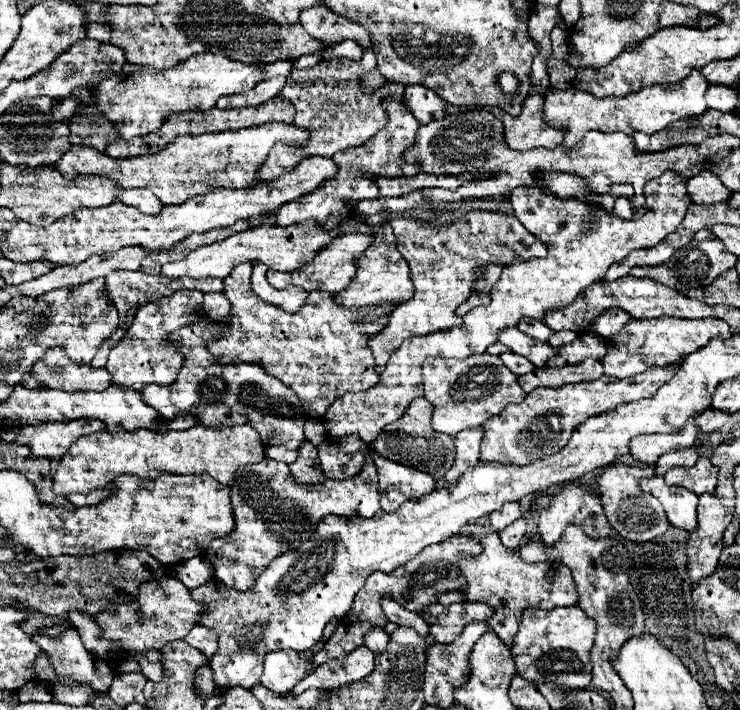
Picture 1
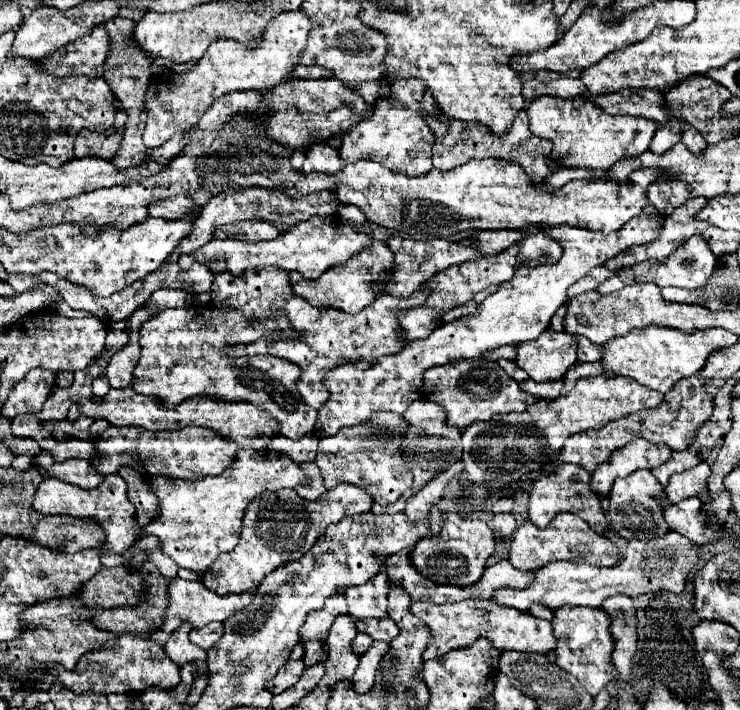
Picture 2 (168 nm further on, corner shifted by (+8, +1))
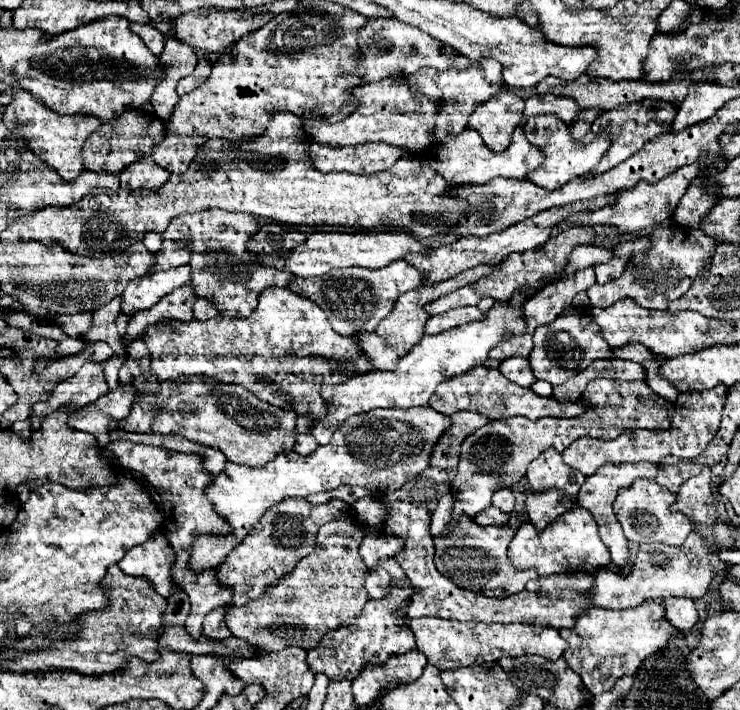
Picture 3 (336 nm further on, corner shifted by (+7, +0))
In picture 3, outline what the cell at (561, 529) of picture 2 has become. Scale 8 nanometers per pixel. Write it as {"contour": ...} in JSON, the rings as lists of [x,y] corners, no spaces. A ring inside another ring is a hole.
{"contour":[[[575,506],[569,512],[563,512],[547,528],[537,528],[533,522],[525,520],[515,532],[507,554],[515,568],[535,568],[539,576],[549,576],[555,572],[593,570],[611,562],[609,550],[605,548],[605,544],[597,534],[597,524],[591,512],[581,506]]]}

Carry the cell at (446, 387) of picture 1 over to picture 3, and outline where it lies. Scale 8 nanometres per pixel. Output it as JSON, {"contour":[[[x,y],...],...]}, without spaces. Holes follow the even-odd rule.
{"contour":[[[477,366],[461,376],[453,376],[453,378],[443,380],[437,386],[435,394],[431,396],[429,406],[441,414],[469,410],[469,412],[477,412],[481,416],[487,416],[491,420],[509,418],[509,416],[525,416],[529,420],[537,420],[543,416],[569,418],[569,416],[577,416],[577,412],[581,412],[581,408],[585,408],[585,404],[581,404],[581,400],[557,402],[555,398],[537,396],[531,388],[521,388],[521,386],[505,380],[505,376],[501,376],[501,372],[497,368],[487,368],[487,366]]]}

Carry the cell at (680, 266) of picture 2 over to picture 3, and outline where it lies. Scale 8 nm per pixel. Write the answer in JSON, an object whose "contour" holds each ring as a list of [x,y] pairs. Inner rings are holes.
{"contour":[[[659,228],[651,234],[651,244],[653,248],[647,254],[635,254],[629,258],[629,264],[625,268],[625,272],[603,284],[603,286],[591,286],[587,290],[587,296],[591,300],[593,306],[597,308],[607,308],[609,304],[621,300],[621,298],[633,298],[637,300],[641,306],[645,308],[657,308],[657,310],[665,310],[669,306],[669,302],[681,298],[691,284],[699,278],[701,272],[705,272],[711,266],[711,258],[713,258],[713,250],[715,250],[715,240],[705,236],[701,230],[697,228]]]}

